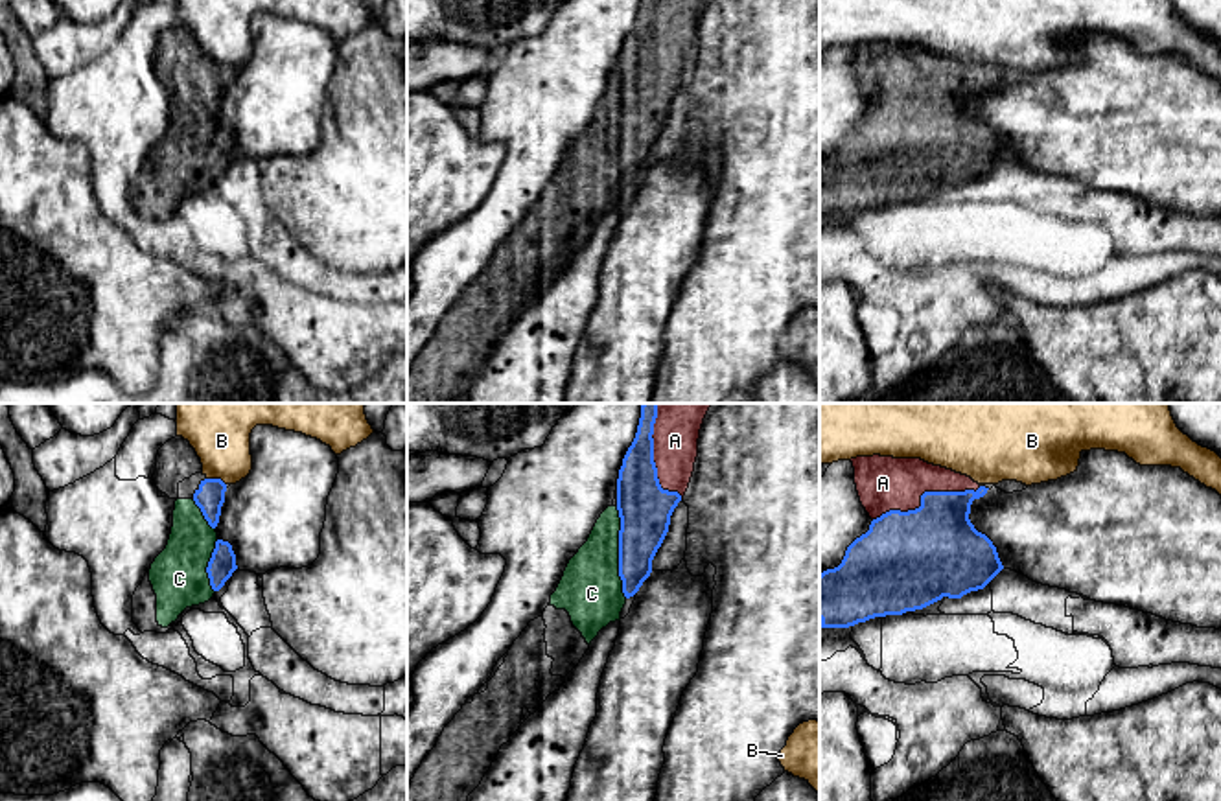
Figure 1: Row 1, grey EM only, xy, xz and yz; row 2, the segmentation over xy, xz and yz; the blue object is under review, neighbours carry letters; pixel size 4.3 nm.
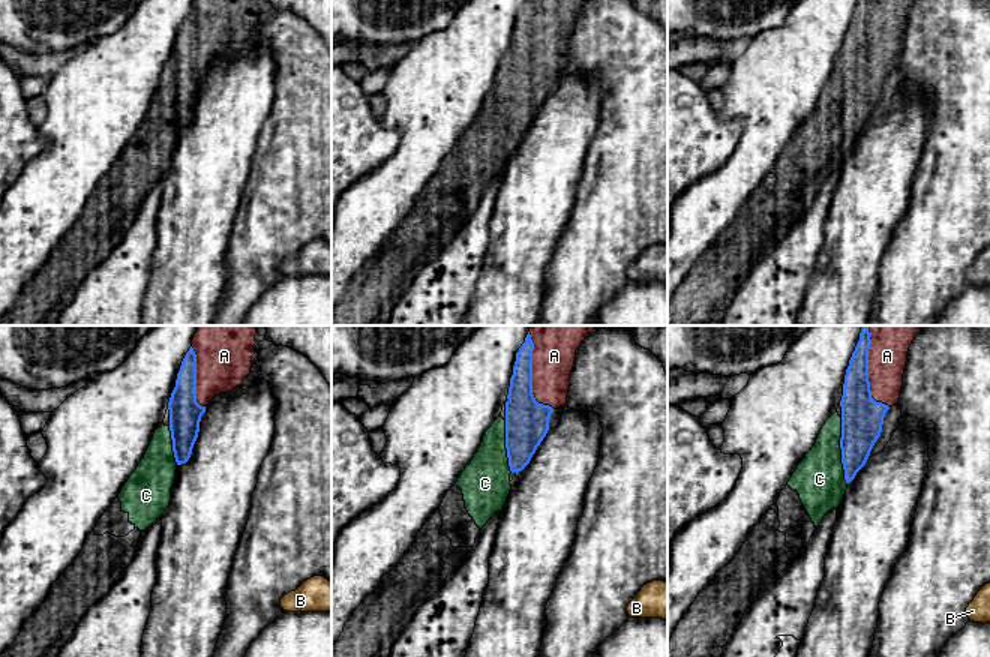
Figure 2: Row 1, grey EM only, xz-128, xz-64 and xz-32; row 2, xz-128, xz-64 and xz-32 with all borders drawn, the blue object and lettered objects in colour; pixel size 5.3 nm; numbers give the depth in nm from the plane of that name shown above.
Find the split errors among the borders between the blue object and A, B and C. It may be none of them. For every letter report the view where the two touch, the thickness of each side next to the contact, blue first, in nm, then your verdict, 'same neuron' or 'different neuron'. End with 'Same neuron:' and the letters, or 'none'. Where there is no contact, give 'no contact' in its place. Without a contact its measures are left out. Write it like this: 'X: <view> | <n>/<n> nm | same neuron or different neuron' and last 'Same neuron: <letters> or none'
A: yz | 400/240 nm | same neuron
B: xy | 130/240 nm | different neuron
C: xz | 240/280 nm | same neuron
Same neuron: A, C

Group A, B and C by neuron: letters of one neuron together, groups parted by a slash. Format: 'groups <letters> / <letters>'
groups A C / B

